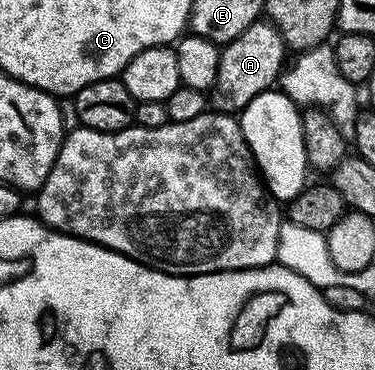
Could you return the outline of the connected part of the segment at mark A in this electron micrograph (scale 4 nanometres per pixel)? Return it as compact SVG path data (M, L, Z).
M262 20L244 28L244 32L240 32L236 40L225 43L221 51L212 102L222 112L240 112L252 99L260 96L260 92L271 89L279 81L288 55L288 47L281 34Z

